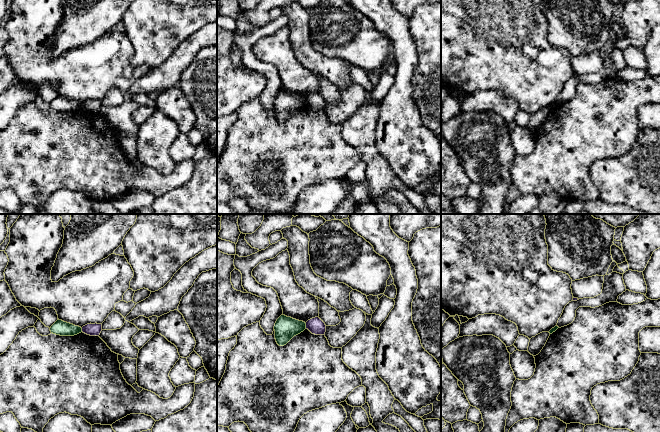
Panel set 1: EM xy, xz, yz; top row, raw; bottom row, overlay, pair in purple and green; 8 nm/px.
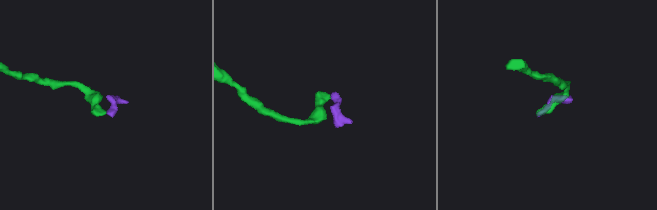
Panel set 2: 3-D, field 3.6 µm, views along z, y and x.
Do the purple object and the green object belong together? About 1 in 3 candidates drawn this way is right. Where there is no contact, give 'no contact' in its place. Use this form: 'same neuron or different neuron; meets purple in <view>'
different neuron; meets purple in xz

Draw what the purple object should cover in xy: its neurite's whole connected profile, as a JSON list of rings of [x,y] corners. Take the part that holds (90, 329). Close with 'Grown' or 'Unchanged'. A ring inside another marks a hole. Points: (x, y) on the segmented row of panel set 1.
[[[87,324],[82,327],[82,332],[90,336],[99,336],[102,331],[102,324]]]. Unchanged

